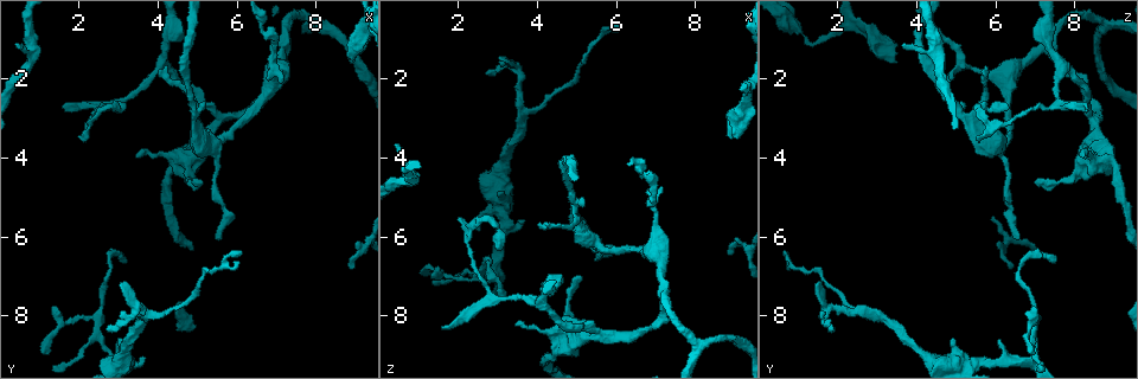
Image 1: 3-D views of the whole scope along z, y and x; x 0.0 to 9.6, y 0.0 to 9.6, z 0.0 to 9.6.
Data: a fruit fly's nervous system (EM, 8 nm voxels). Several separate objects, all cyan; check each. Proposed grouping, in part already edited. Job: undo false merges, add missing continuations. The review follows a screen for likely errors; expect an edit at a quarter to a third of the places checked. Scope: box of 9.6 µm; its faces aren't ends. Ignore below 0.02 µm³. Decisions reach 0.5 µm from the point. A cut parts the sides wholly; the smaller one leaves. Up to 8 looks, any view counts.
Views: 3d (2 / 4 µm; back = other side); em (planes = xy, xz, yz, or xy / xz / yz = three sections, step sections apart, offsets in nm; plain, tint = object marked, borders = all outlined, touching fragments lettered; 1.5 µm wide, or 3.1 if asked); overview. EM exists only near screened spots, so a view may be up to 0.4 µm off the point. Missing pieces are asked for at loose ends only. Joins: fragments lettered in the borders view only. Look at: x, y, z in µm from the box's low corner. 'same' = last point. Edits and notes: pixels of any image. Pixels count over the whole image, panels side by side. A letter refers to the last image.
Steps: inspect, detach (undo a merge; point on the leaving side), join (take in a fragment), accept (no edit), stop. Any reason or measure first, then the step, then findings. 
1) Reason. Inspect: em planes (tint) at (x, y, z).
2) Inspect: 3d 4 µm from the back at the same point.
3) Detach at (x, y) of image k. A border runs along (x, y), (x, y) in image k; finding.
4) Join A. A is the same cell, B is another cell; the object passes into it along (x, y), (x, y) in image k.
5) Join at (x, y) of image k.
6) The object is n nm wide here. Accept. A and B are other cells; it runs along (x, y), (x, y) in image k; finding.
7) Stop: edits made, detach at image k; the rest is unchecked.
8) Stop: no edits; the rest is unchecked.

Inspect: 3d 4 µm at (8.95, 1.55, 3.50).

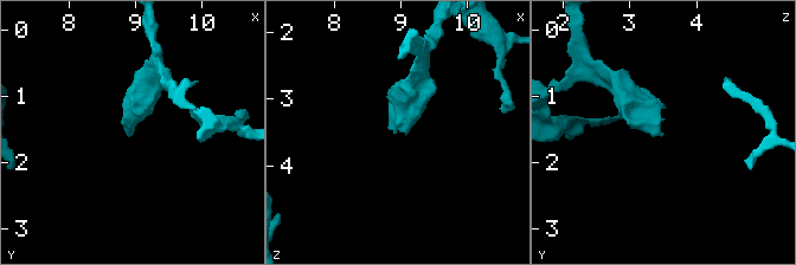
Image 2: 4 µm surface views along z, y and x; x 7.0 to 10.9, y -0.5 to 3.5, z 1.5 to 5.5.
Need the tissue. Inspect: em planes (plain) at (8.90, 1.60, 3.45).

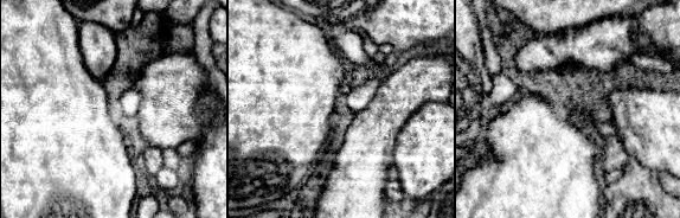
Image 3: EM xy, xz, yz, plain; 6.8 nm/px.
What lies round it. Inspect: em planes (borders) at the same point.

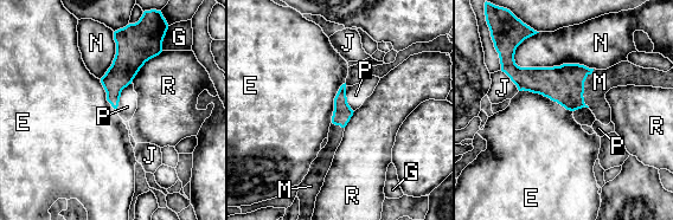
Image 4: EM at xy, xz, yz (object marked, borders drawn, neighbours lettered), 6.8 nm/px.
The longest contact is with N, 550 nm. Join M. M is the same cell, E, G, J, N, P and R are other cells; the object passes into it along (564, 84), (583, 88), (600, 82) in image 4; the cell continues.

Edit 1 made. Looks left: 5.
Branch stops here. Inspect: 3d 2 µm at (1.30, 7.75, 6.90).

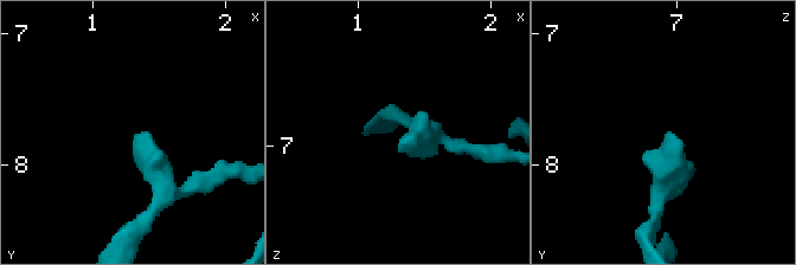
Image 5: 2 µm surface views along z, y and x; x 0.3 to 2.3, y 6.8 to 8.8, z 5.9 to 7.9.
Inspect: em planes (borders) at (1.36, 7.74, 6.92).

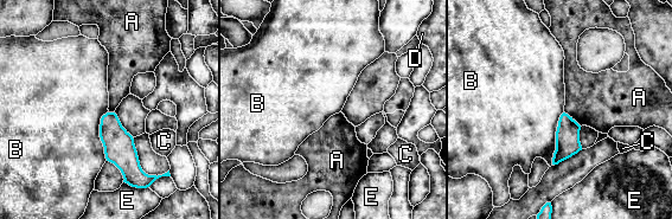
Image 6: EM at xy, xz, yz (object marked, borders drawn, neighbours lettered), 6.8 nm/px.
Accept. A, B, C, D and E are other cells; no lettered fragment goes on from it.

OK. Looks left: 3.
Stop: edits made, join at image 4; the rest is unchecked.

